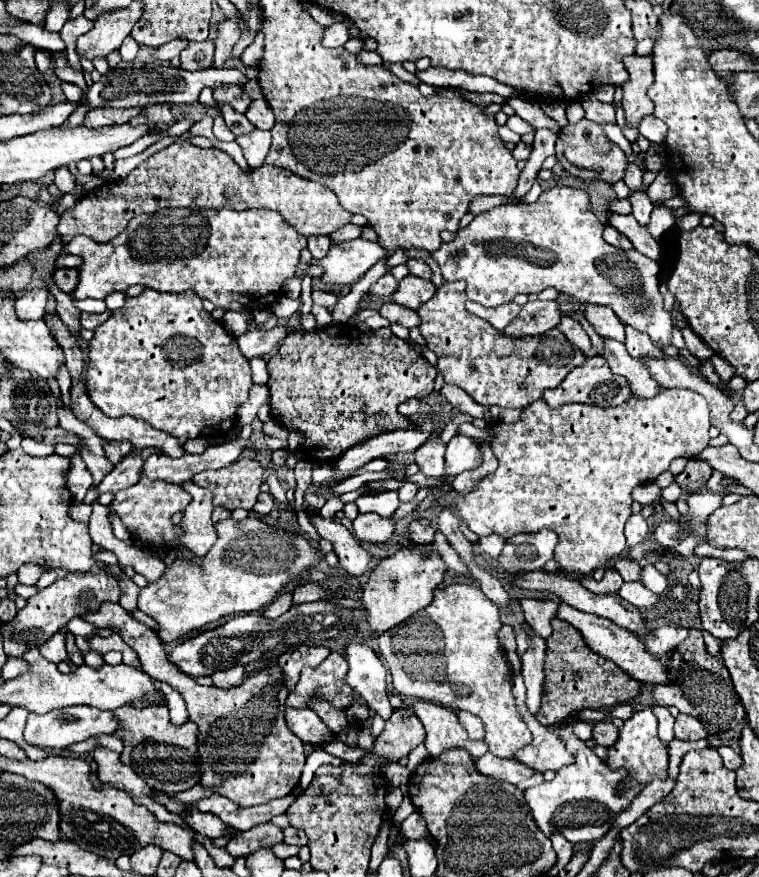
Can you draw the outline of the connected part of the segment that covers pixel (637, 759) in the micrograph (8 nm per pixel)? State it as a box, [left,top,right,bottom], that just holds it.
[604,709,668,793]

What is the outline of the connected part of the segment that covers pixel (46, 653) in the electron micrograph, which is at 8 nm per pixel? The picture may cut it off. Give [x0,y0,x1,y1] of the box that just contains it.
[40,633,66,663]

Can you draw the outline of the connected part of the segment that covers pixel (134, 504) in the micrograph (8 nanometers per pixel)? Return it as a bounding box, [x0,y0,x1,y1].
[108,475,196,561]

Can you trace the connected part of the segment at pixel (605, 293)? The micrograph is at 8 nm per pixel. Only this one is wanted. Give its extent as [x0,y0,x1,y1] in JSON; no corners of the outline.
[430,187,672,345]

